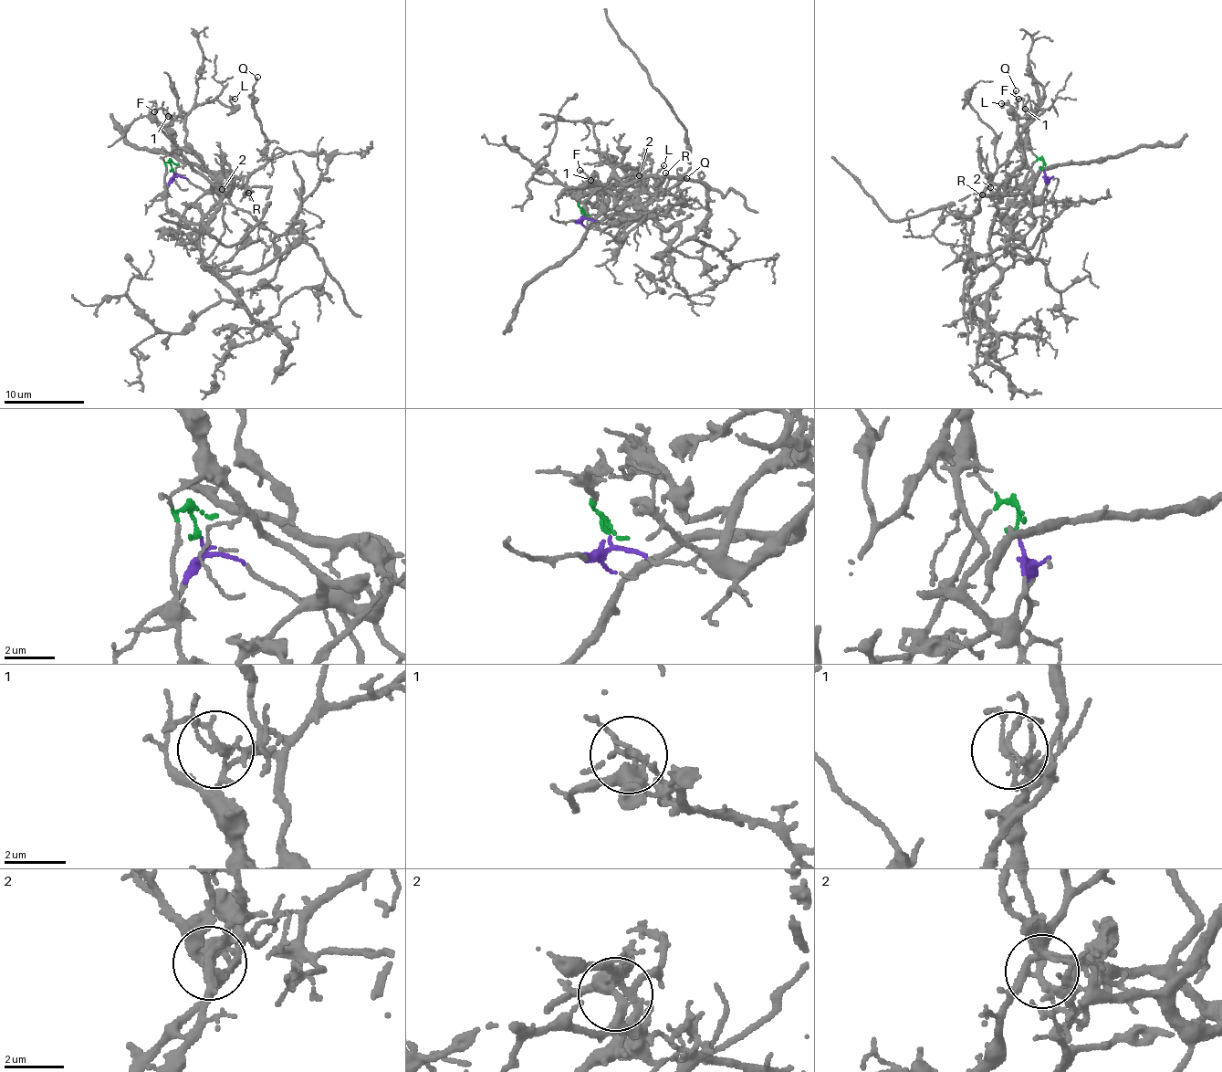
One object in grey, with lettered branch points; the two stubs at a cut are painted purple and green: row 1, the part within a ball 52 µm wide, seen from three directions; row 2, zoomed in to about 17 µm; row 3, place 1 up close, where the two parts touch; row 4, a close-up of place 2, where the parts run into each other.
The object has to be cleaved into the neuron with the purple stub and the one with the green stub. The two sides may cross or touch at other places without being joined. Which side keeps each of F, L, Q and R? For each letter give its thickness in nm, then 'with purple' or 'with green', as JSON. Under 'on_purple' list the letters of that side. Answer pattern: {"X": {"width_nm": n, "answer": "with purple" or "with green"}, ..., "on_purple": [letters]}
{"F": {"width_nm": 120, "answer": "with purple"}, "L": {"width_nm": 140, "answer": "with green"}, "Q": {"width_nm": 130, "answer": "with purple"}, "R": {"width_nm": 120, "answer": "with purple"}, "on_purple": ["F", "Q", "R"]}

